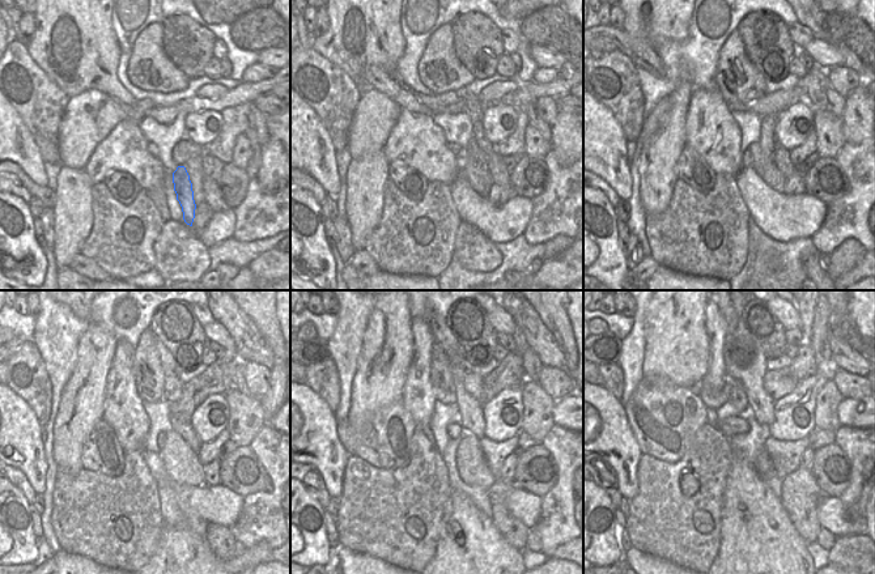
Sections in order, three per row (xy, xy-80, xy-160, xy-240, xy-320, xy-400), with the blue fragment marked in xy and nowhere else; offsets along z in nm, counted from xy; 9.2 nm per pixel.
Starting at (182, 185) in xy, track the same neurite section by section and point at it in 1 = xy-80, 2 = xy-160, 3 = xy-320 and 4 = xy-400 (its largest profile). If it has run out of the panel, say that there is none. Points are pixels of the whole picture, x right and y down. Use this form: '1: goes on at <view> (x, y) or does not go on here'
1: goes on at xy-80 (478, 175)
2: goes on at xy-160 (767, 140)
3: goes on at xy-320 (509, 373)
4: goes on at xy-400 (805, 364)

